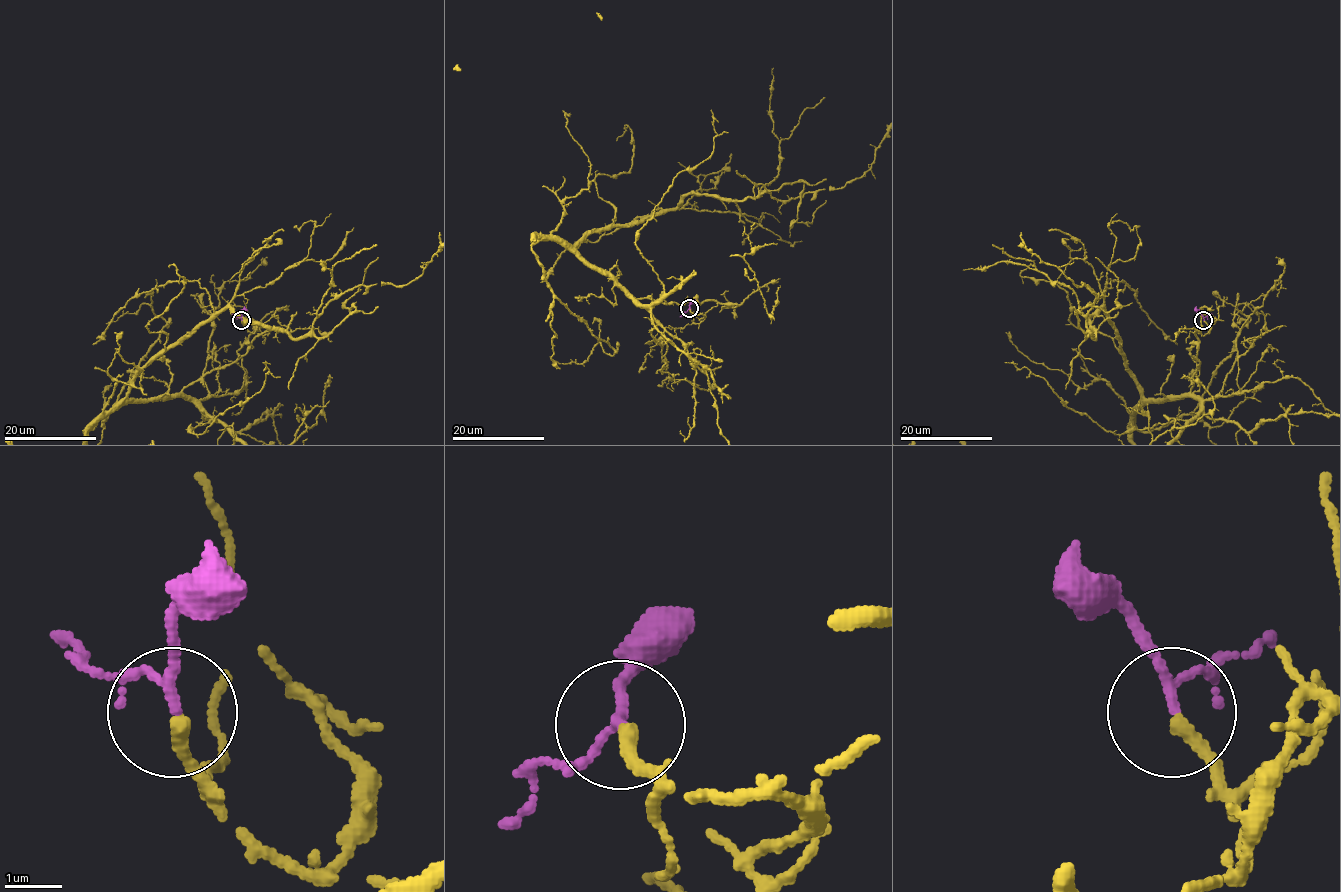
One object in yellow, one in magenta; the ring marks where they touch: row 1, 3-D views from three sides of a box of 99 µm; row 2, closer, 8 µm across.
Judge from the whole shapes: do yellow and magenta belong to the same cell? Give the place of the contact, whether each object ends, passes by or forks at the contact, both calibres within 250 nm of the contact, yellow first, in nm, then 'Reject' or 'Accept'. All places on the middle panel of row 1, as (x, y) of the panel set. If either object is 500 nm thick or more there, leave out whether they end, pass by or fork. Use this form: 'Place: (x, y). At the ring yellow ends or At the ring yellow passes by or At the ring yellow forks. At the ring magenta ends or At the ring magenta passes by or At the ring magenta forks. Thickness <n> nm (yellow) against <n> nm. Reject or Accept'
Place: (689, 308). At the ring yellow ends. At the ring magenta passes by. Thickness 240 nm (yellow) against 130 nm. Accept

